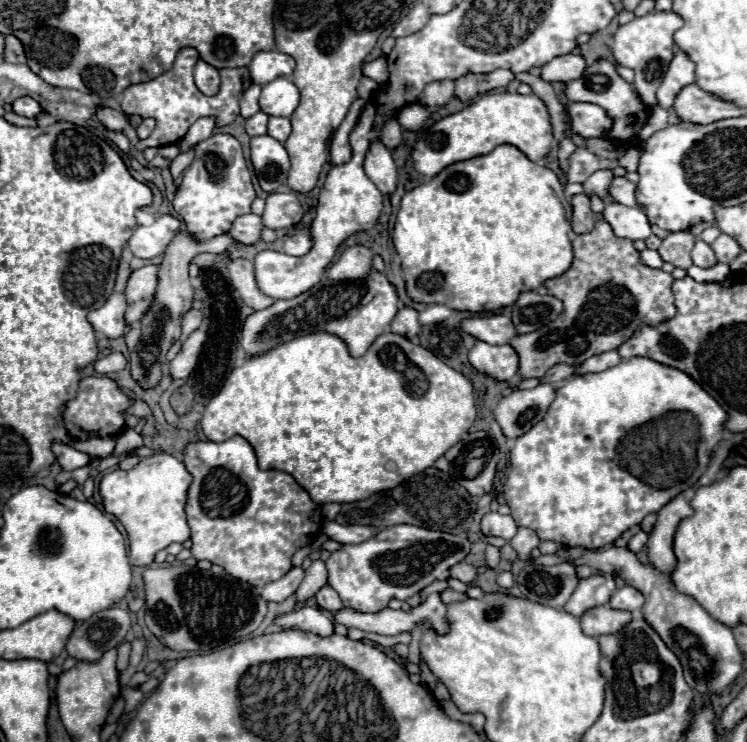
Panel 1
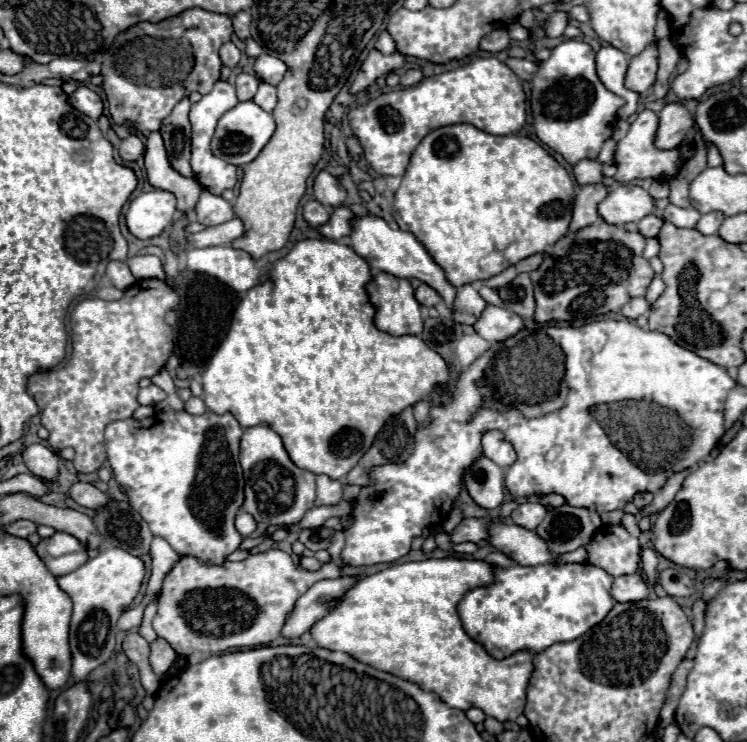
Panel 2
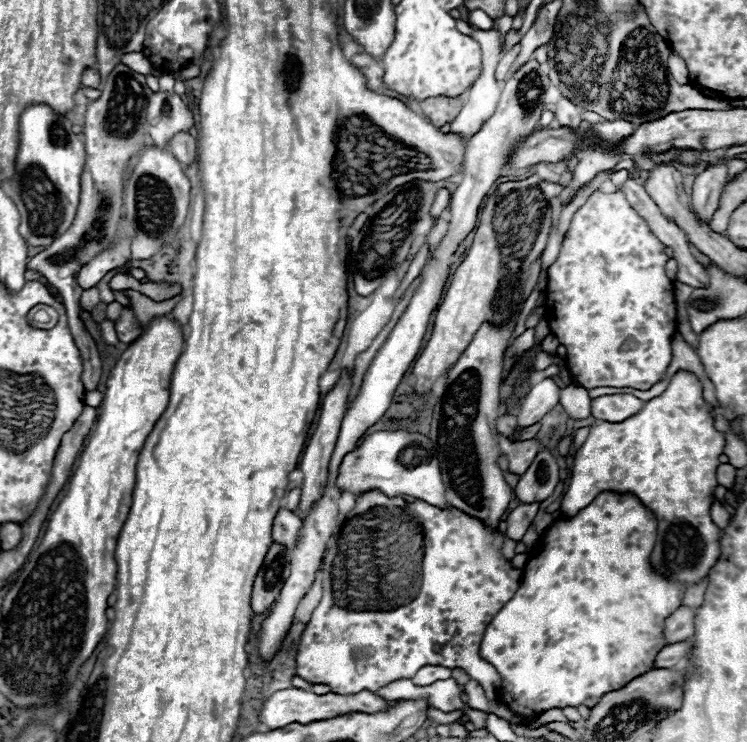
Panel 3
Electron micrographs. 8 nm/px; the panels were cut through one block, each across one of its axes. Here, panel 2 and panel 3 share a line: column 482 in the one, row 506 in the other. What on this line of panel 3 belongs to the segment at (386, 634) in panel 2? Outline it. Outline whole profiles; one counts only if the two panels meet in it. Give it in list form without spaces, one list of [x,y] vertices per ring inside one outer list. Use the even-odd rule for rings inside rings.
[[[678,370],[670,378],[668,388],[660,396],[648,400],[638,414],[616,424],[594,424],[588,432],[586,442],[576,452],[570,486],[562,498],[560,508],[562,514],[574,516],[582,508],[586,508],[598,496],[598,492],[634,492],[640,498],[640,502],[646,504],[658,518],[658,538],[650,556],[652,566],[666,578],[684,584],[700,582],[720,558],[720,530],[712,522],[710,506],[714,502],[714,490],[718,486],[716,468],[720,466],[718,456],[724,452],[726,436],[716,430],[710,408],[702,406],[706,406],[702,396],[702,382],[692,372]]]

